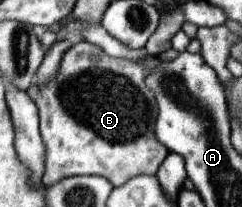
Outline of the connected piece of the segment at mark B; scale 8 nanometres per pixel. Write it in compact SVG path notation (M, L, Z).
M82 40L65 53L57 81L29 89L39 107L41 137L47 145L45 185L71 175L101 175L119 187L137 175L157 173L169 151L155 139L157 101L145 85L147 75L143 65L115 59Z

